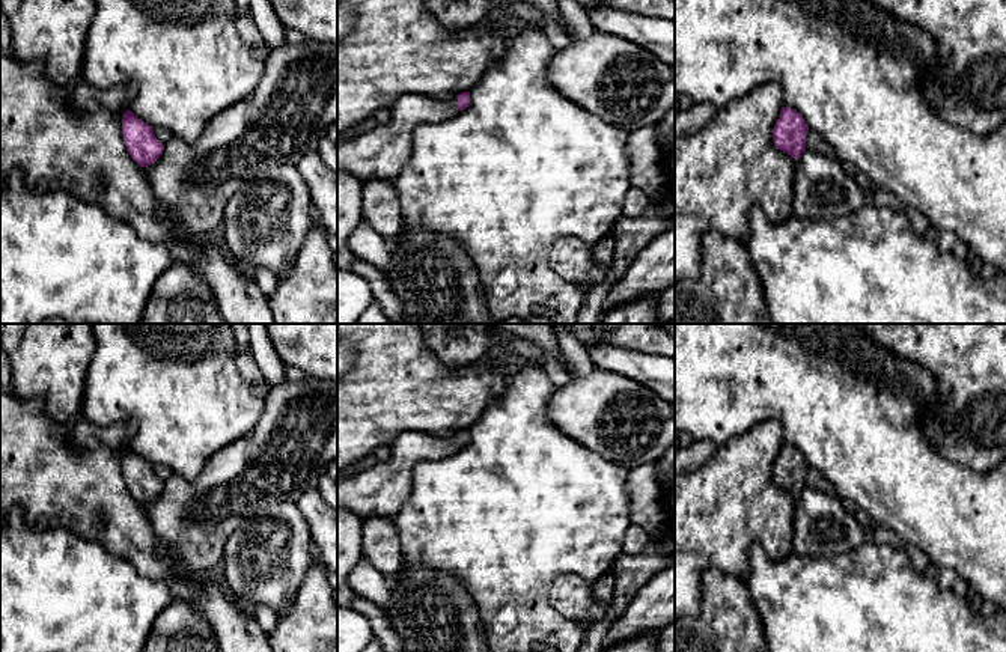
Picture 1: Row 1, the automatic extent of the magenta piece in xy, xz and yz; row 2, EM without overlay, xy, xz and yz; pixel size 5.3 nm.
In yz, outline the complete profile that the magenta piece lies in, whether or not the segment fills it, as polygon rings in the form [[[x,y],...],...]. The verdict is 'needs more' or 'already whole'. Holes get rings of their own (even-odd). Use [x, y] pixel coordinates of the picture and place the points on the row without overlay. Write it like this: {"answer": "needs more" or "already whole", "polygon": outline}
{"answer": "already whole", "polygon": [[[782,444],[773,467],[776,485],[797,497],[806,488],[807,470],[803,453],[794,446]]]}

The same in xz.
{"answer": "needs more", "polygon": [[[470,429],[449,437],[405,431],[392,443],[390,458],[376,461],[348,479],[337,479],[337,507],[360,518],[395,516],[413,491],[414,465],[423,459],[446,458],[465,447]]]}

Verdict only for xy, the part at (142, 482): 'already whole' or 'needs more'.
already whole

